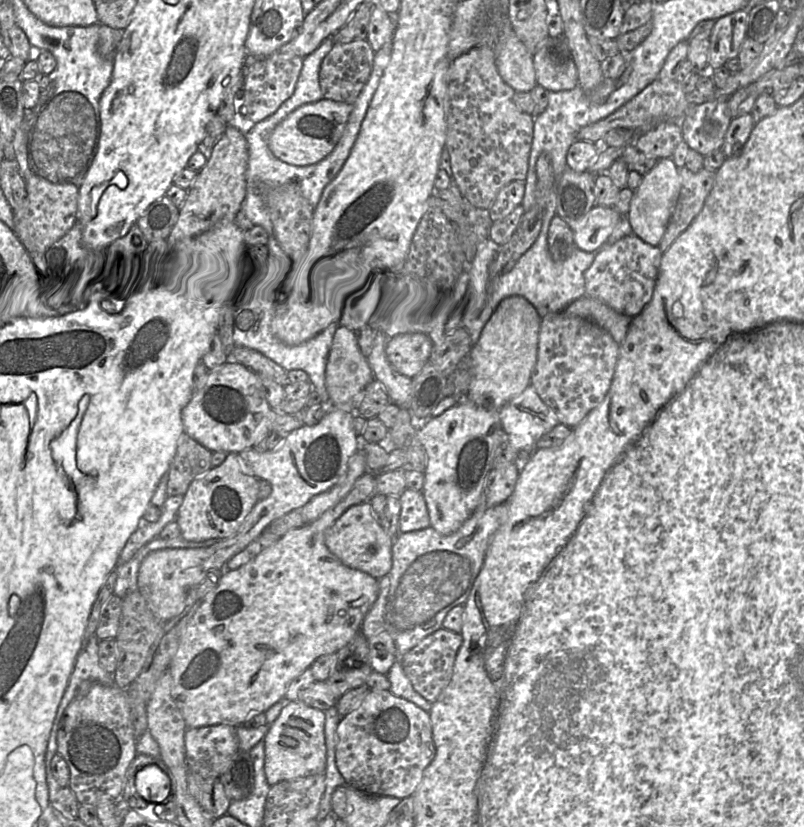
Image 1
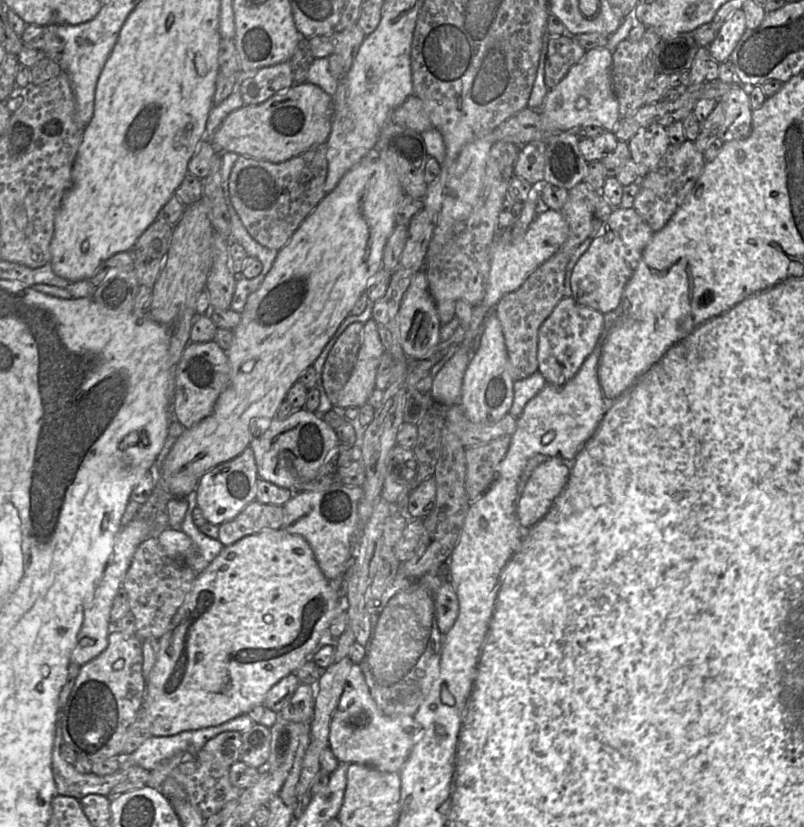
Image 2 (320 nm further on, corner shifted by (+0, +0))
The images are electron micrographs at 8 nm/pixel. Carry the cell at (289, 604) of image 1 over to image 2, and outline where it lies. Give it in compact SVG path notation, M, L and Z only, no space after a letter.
M266 529L259 533L246 536L233 545L224 547L220 554L196 577L192 590L171 620L165 633L159 638L159 651L144 689L143 707L145 707L149 728L152 736L171 736L184 731L198 730L221 725L259 704L263 704L268 691L283 677L294 673L307 659L311 652L323 644L333 644L329 627L342 609L343 600L331 586L320 570L314 553L308 542L298 534L289 533L283 529Z

